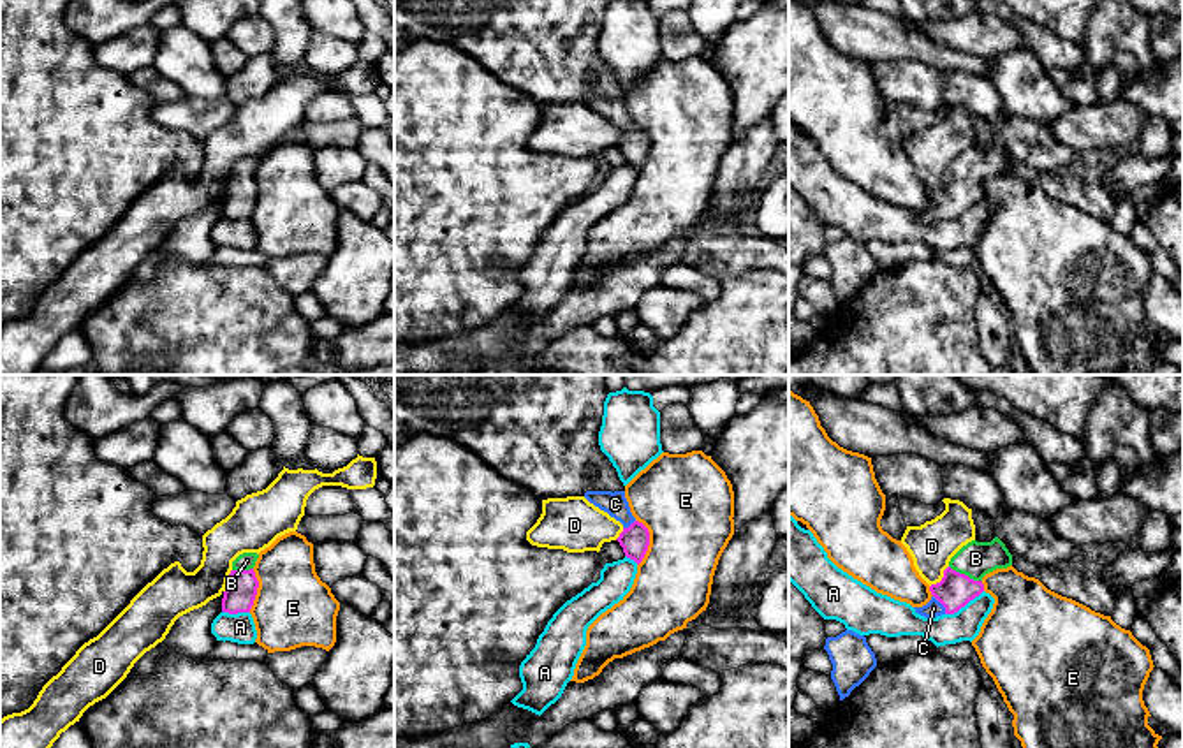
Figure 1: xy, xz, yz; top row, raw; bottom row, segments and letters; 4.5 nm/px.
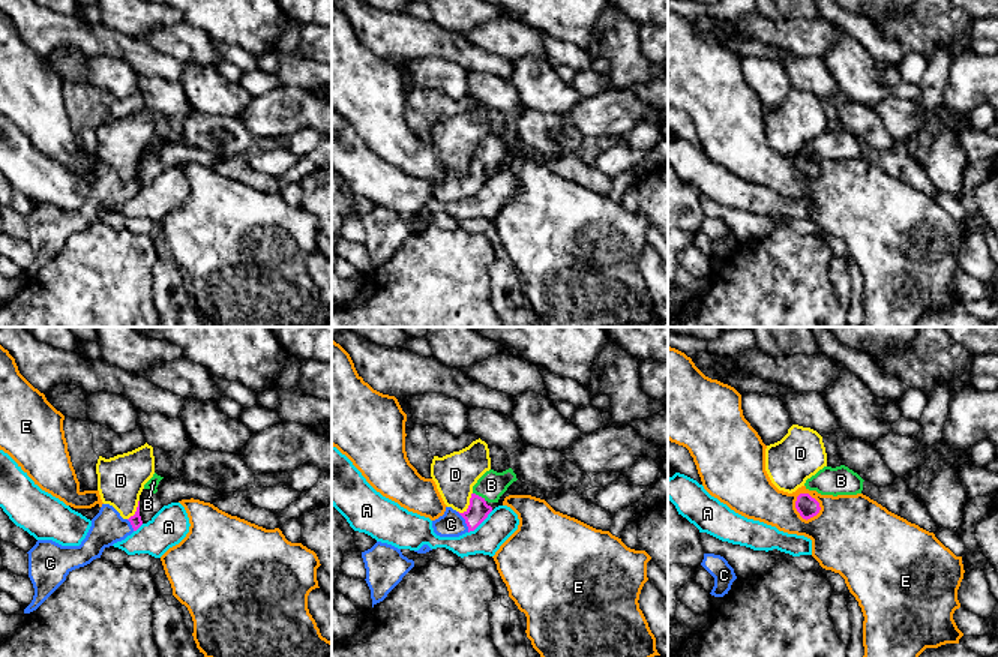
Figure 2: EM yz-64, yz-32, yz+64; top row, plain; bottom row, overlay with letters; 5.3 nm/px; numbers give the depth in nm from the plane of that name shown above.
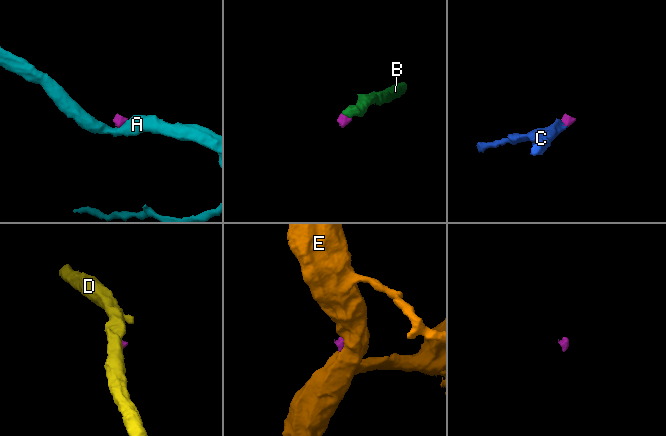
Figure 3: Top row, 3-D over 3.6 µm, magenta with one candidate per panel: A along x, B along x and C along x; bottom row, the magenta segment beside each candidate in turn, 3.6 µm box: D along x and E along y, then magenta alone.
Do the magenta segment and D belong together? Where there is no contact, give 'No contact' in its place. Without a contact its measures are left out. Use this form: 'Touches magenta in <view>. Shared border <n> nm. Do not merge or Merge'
Touches magenta in yz. Shared border 130 nm. Do not merge

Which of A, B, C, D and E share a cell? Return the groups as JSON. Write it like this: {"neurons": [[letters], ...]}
{"neurons": [["A"], ["B", "C"], ["D"], ["E"]]}

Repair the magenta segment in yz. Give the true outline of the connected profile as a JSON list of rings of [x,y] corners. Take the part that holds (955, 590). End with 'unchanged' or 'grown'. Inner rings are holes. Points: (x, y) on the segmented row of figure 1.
[[[998,537],[991,542],[972,540],[951,558],[942,581],[930,586],[931,600],[914,609],[924,618],[954,614],[984,591],[986,574],[1010,565],[1012,554]]] | grown

